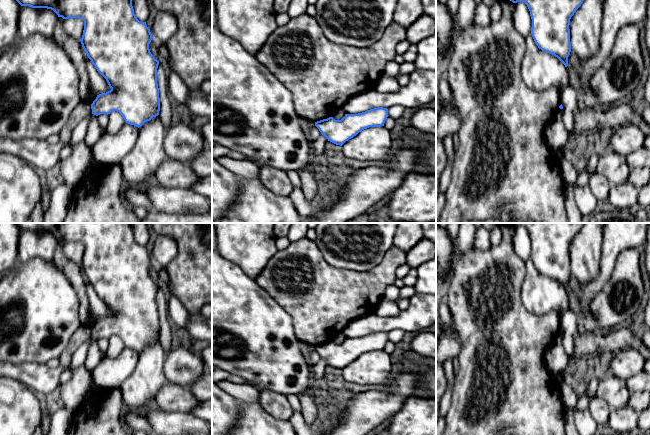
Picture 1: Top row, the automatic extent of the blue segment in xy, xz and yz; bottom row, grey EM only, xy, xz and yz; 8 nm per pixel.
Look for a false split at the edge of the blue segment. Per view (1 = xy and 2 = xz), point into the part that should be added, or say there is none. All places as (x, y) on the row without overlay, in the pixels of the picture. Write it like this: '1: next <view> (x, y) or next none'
1: next none
2: next none

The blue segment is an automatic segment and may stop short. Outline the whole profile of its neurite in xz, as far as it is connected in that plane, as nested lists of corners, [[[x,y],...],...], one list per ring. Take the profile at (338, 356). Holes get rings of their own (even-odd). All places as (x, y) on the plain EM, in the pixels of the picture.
[[[378,331],[358,338],[345,338],[341,344],[329,341],[315,346],[315,350],[328,365],[342,370],[364,353],[384,350],[388,340],[387,332]]]

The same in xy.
[[[15,223],[21,230],[47,232],[63,243],[79,242],[84,245],[80,263],[82,271],[97,295],[106,303],[110,315],[97,319],[91,328],[92,338],[119,336],[126,347],[141,351],[145,346],[159,339],[160,322],[157,307],[159,285],[150,276],[149,268],[153,262],[146,246],[140,246],[134,238],[132,223]]]

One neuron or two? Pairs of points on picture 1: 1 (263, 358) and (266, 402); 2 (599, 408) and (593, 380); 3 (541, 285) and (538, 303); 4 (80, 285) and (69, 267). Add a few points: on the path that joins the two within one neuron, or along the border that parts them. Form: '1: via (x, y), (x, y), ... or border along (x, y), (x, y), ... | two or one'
1: border along (262, 389), (275, 391), (287, 396) | two
2: border along (601, 375), (598, 381), (597, 392), (591, 399) | two
3: via (540, 289), (538, 299) | one
4: via (78, 281), (73, 271) | one

